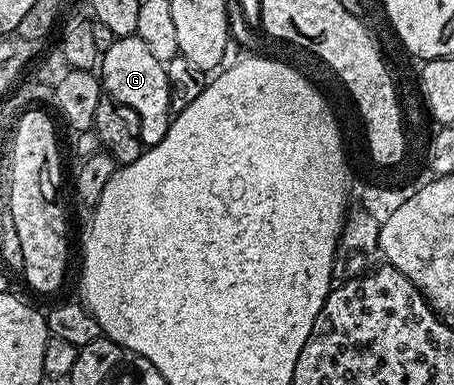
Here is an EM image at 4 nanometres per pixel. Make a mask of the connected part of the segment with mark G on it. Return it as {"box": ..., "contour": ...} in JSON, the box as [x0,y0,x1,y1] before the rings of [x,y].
{"box":[98,35,170,148],"contour":[[[134,35],[119,36],[106,49],[98,60],[98,78],[103,94],[124,107],[138,113],[140,136],[145,148],[158,145],[166,137],[170,122],[170,88],[168,88],[168,69],[165,64],[152,56],[150,49]]]}

